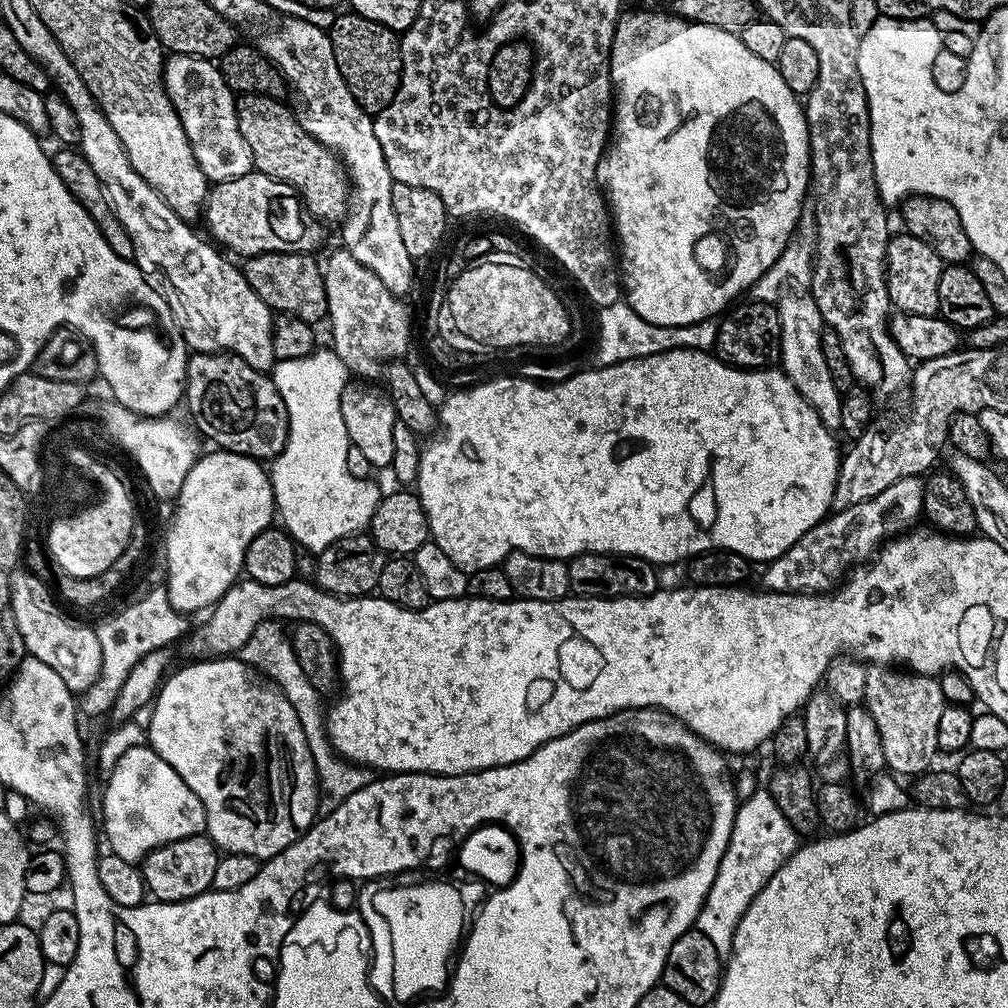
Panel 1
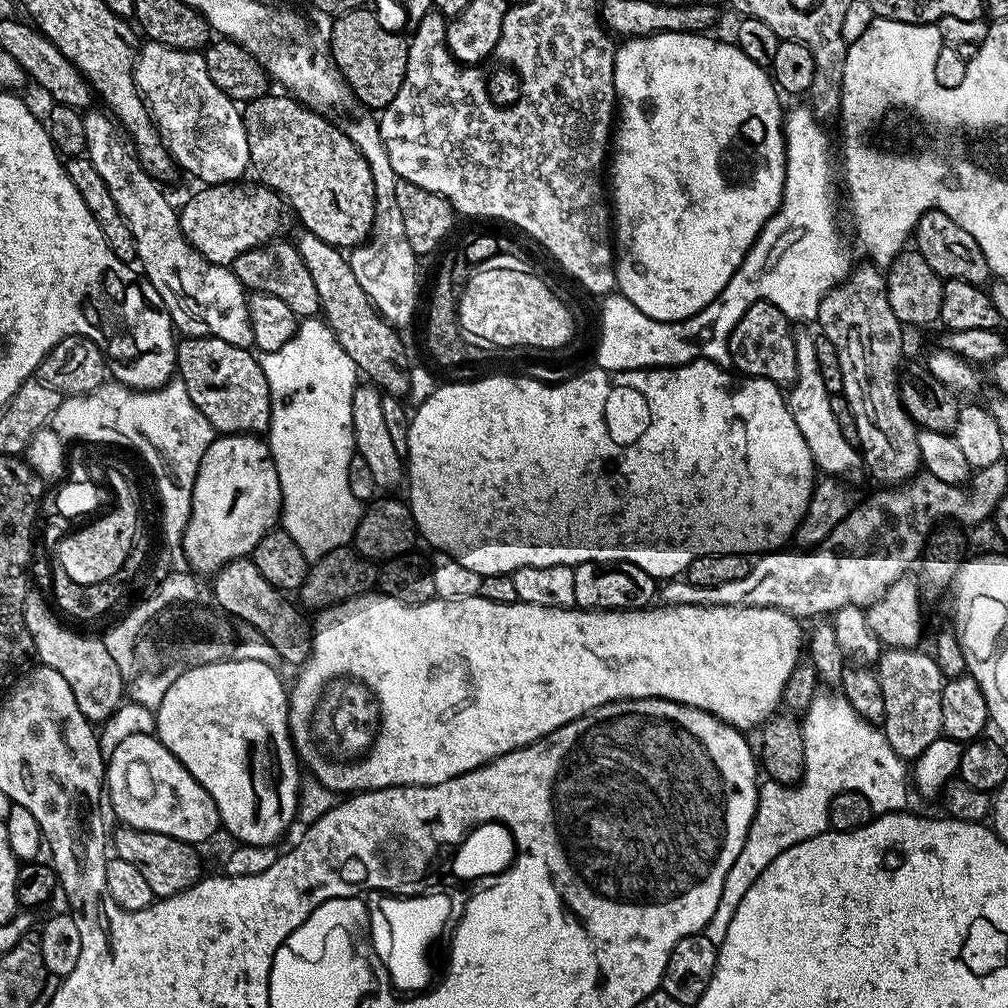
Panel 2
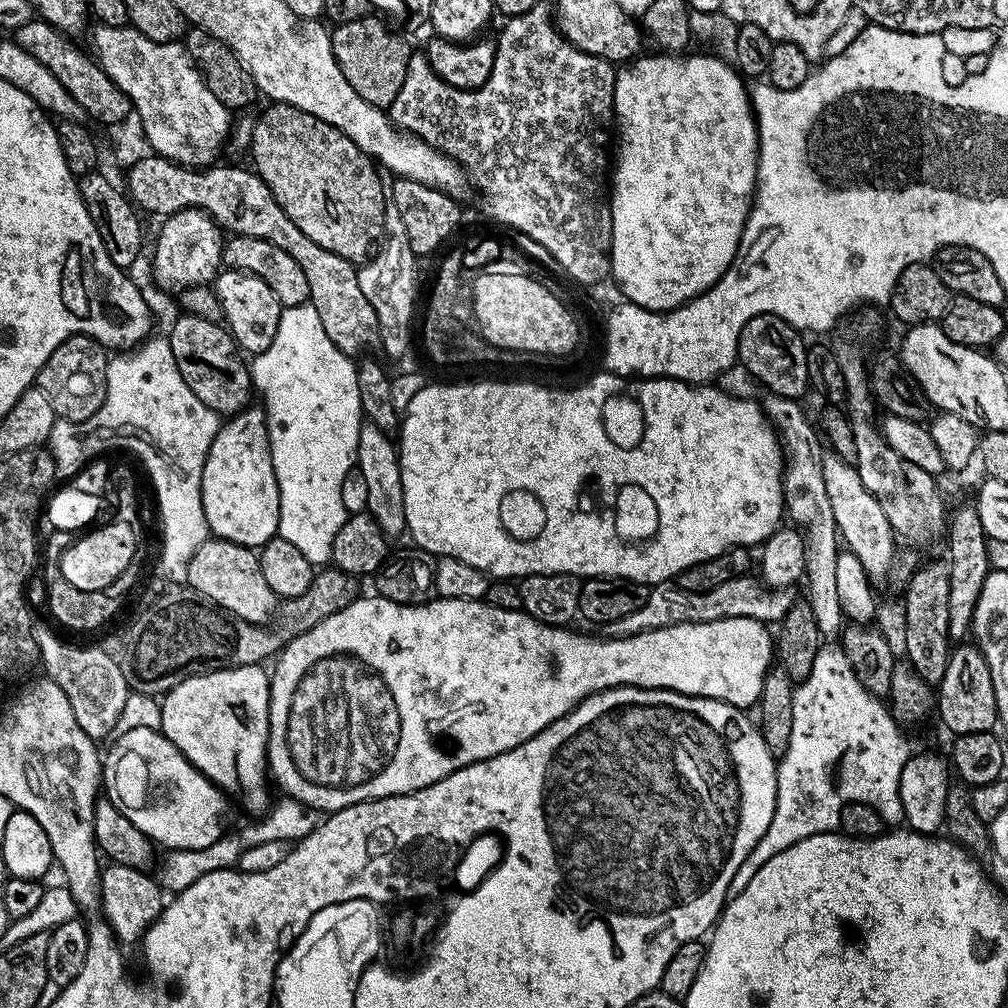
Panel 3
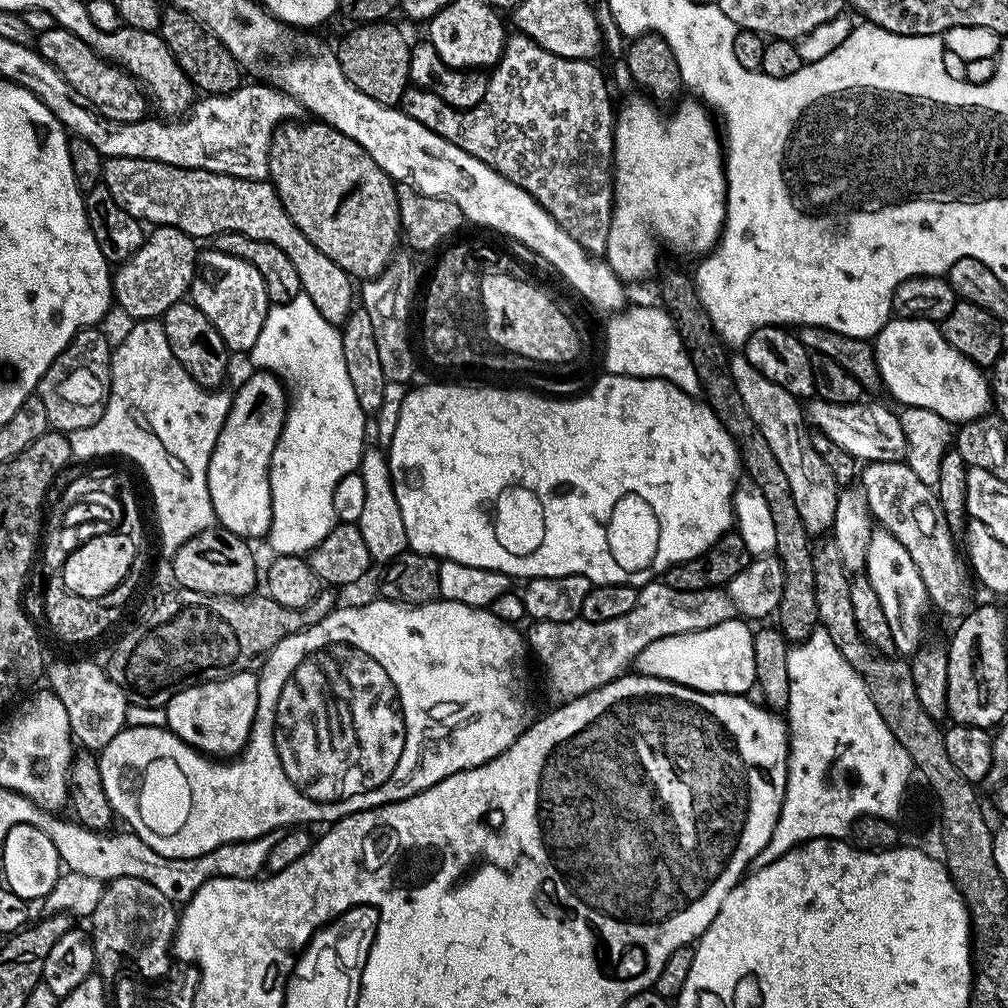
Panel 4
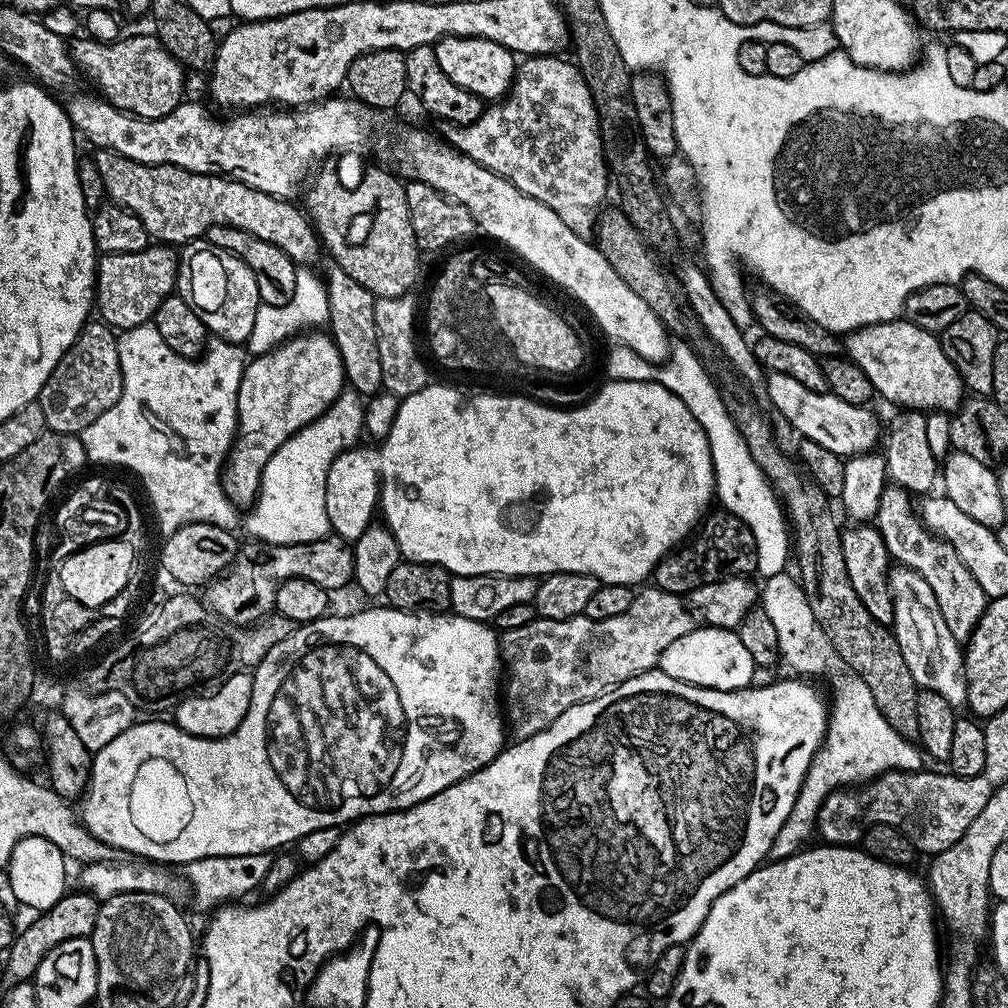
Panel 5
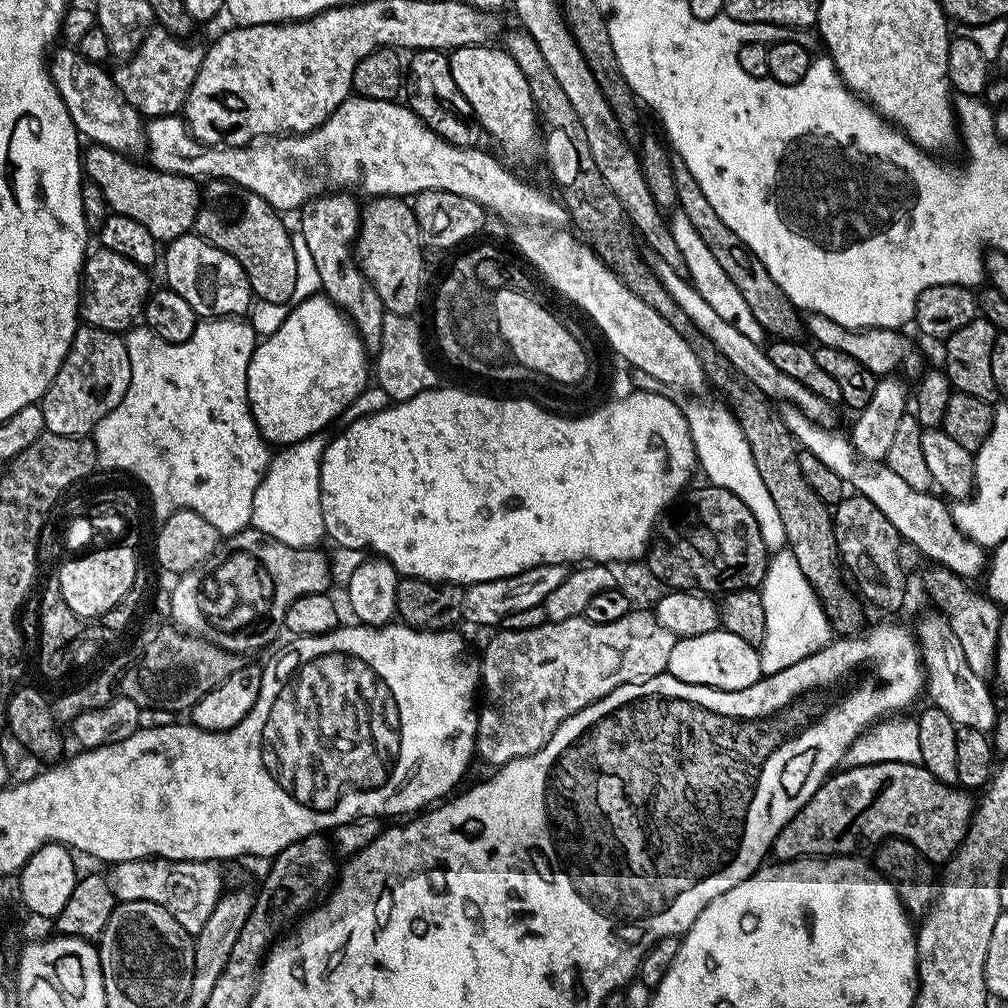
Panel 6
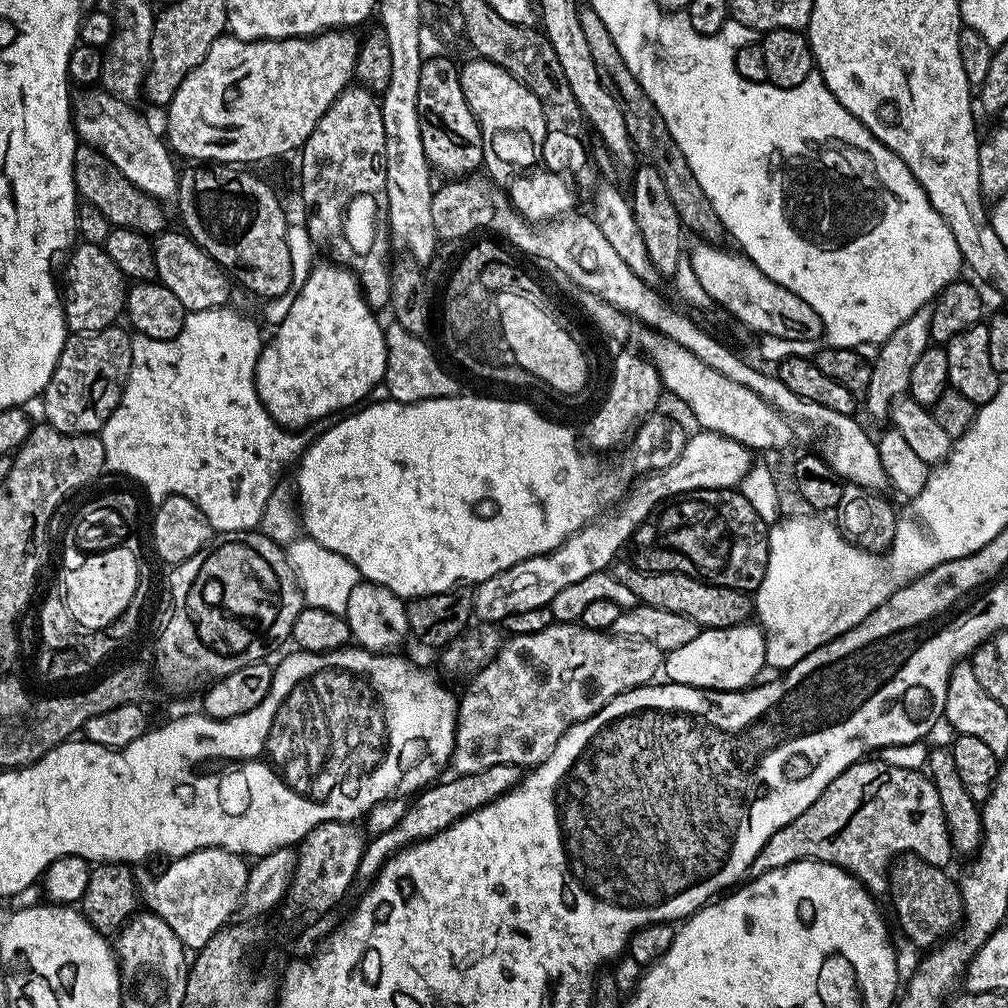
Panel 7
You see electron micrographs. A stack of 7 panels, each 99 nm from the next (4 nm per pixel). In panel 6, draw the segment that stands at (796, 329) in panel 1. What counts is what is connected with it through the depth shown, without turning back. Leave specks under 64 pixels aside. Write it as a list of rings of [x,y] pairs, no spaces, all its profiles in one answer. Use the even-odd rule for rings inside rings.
[[[936,614],[933,620],[924,620],[915,625],[914,635],[920,645],[920,659],[926,677],[926,696],[931,703],[951,718],[959,727],[973,728],[991,733],[996,726],[998,707],[988,693],[985,677],[974,674],[966,663],[966,654],[958,642],[954,630],[950,630],[947,619]]]

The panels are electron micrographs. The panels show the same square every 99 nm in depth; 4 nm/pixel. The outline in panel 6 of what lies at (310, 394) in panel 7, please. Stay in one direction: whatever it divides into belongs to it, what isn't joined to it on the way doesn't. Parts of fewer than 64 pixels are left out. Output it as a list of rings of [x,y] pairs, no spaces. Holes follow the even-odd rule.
[[[323,294],[307,296],[293,303],[288,317],[274,330],[274,334],[263,337],[257,343],[246,370],[248,405],[256,428],[272,446],[287,446],[295,440],[315,436],[343,414],[344,408],[351,409],[357,396],[370,384],[370,353],[361,342],[351,320]]]

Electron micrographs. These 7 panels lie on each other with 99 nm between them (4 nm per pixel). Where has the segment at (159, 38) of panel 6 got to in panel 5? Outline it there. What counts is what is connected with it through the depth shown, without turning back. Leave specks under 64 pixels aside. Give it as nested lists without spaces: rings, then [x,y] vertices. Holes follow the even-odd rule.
[[[125,35],[108,44],[89,38],[76,38],[71,41],[70,53],[76,64],[77,73],[81,77],[85,76],[97,88],[96,92],[118,110],[130,112],[143,120],[157,120],[166,118],[166,114],[170,114],[185,99],[184,75],[186,75],[186,69],[164,49],[162,42],[157,40],[155,35],[128,37]]]

